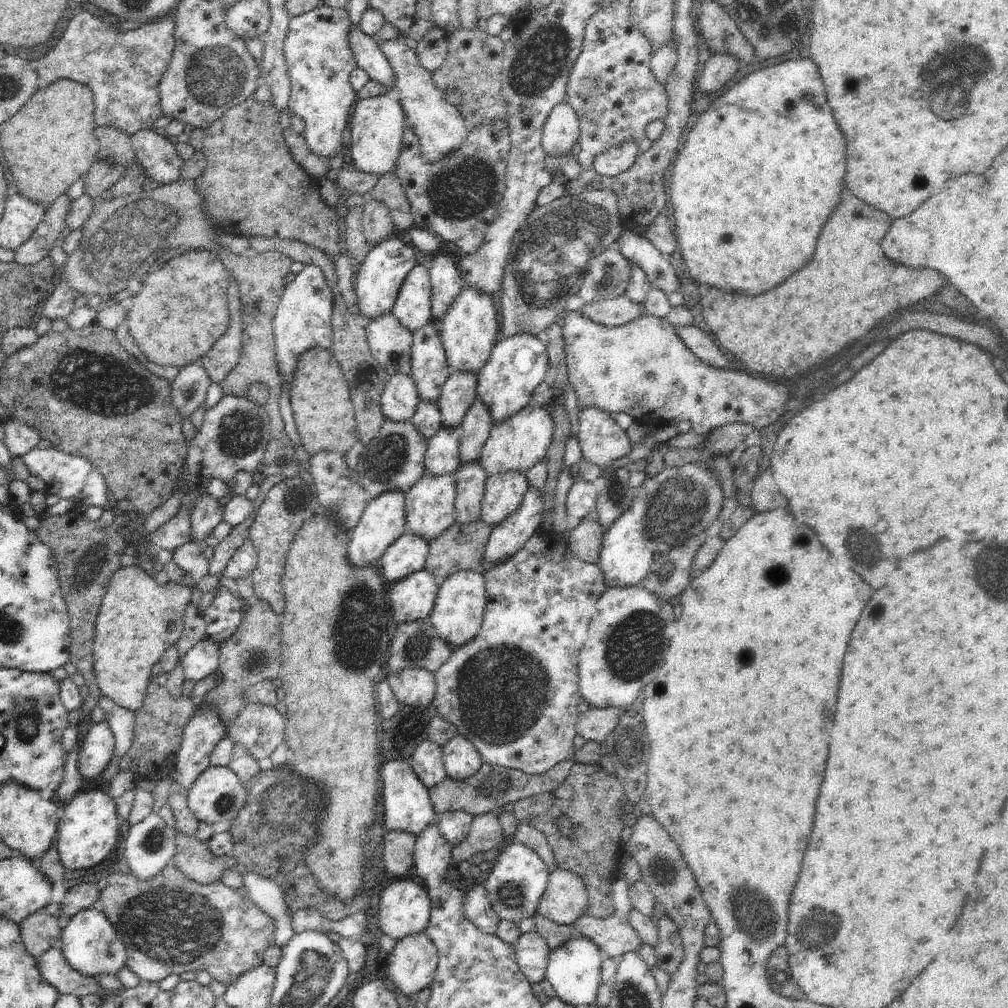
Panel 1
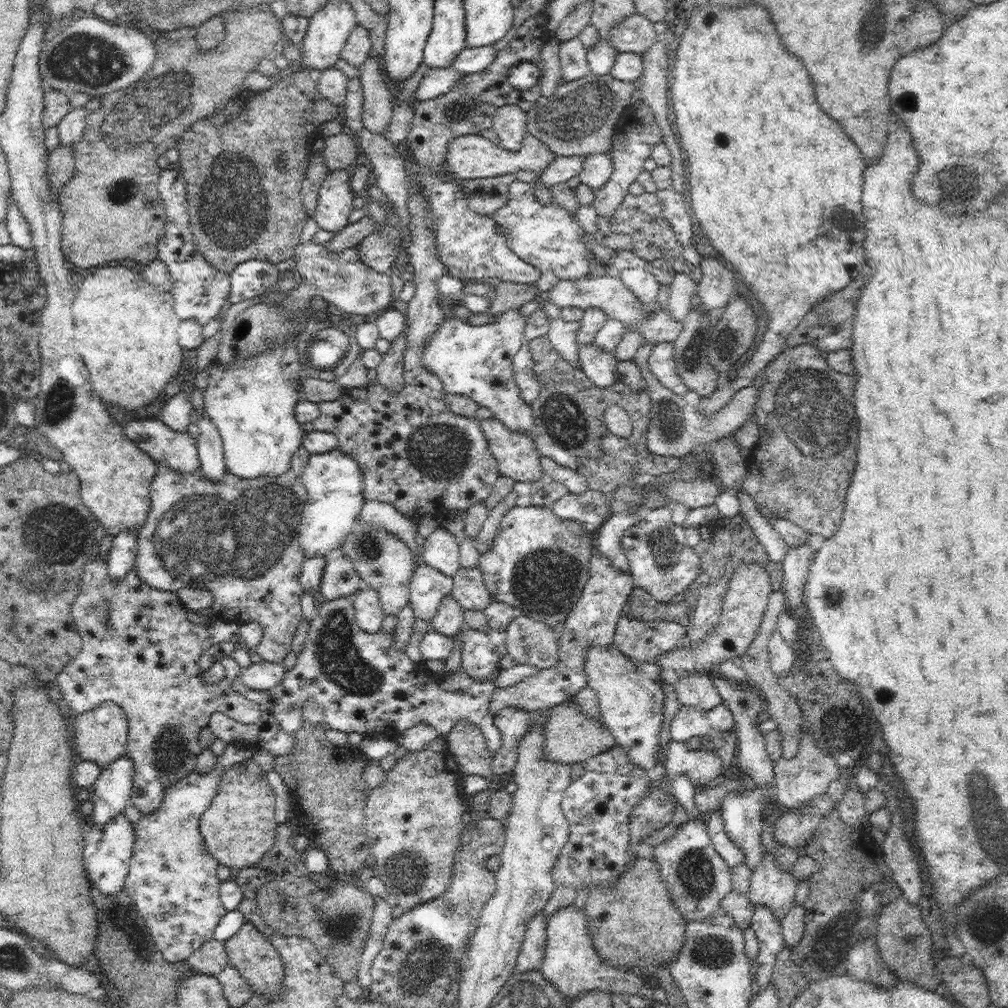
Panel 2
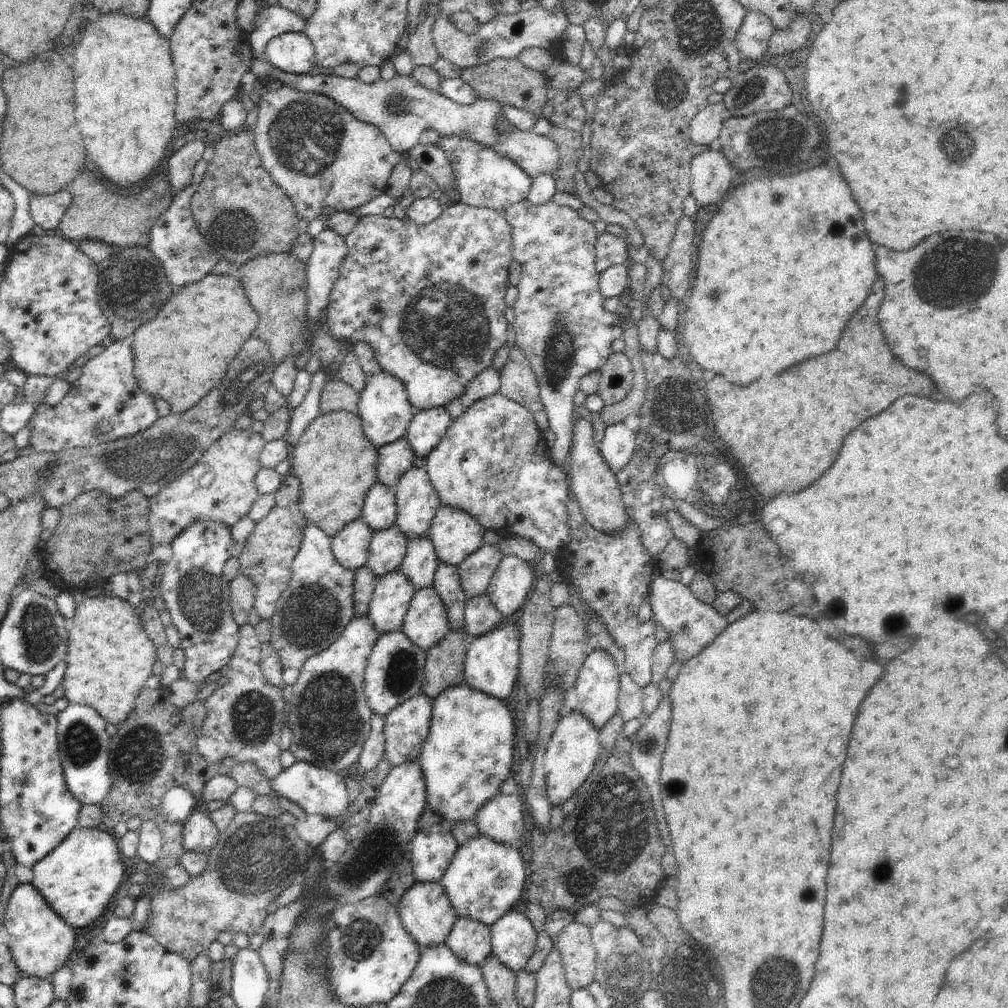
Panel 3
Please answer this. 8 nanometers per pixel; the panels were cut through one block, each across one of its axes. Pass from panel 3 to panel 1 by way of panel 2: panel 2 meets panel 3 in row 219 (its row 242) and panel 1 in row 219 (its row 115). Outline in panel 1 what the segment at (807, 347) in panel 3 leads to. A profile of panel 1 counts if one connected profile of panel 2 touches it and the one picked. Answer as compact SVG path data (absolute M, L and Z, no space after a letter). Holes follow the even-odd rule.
M806 54L800 60L790 60L778 66L756 70L742 78L726 94L711 102L708 110L698 118L698 122L690 130L684 148L674 159L675 166L672 168L672 178L667 190L668 198L674 206L677 245L682 248L682 258L691 278L699 284L706 284L708 288L720 288L726 292L744 292L756 296L774 288L778 282L784 282L790 274L794 274L794 270L800 270L812 258L820 230L830 218L830 212L839 204L846 176L845 137L834 120L832 108L828 106L822 80L818 66Z

